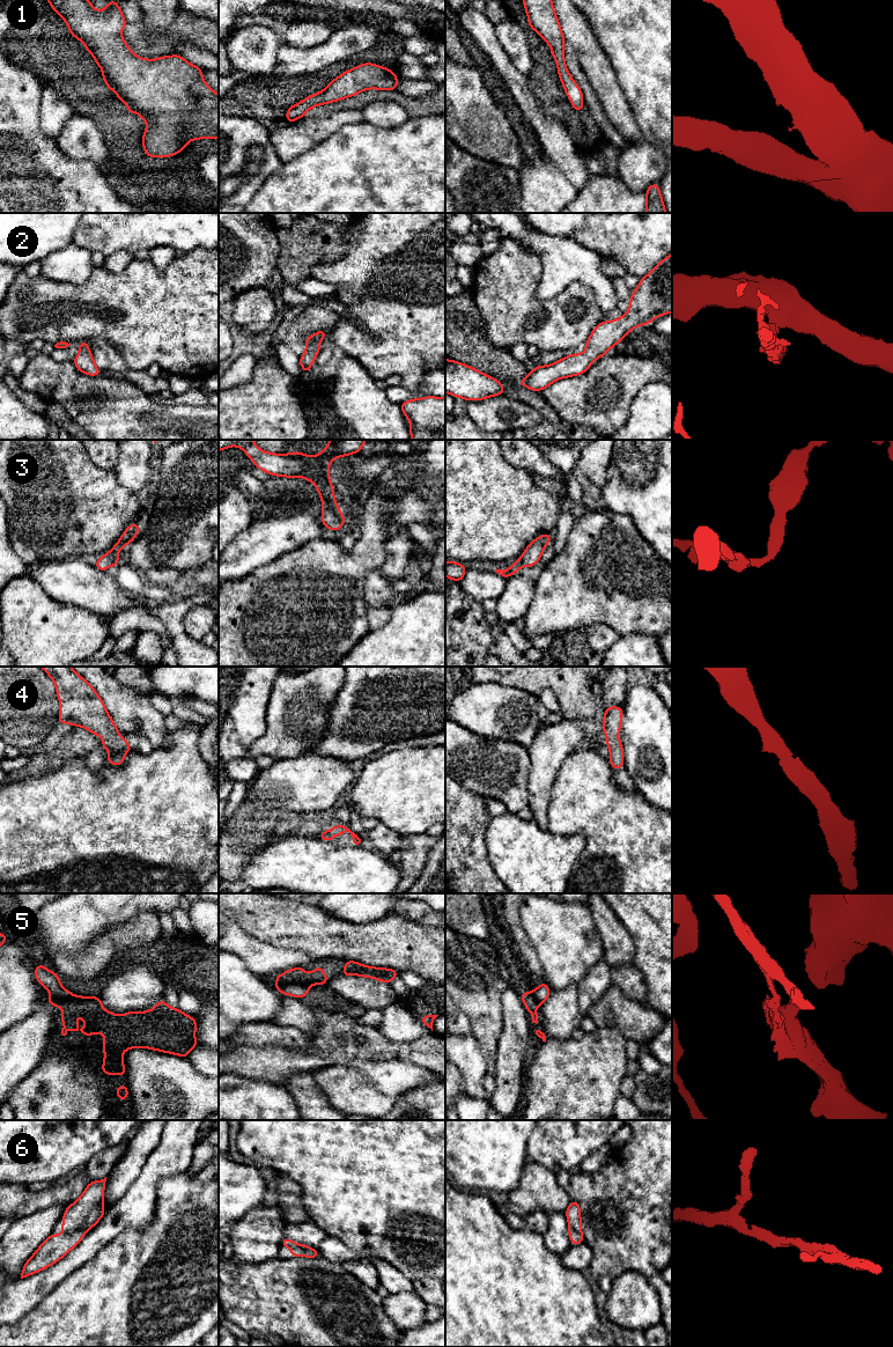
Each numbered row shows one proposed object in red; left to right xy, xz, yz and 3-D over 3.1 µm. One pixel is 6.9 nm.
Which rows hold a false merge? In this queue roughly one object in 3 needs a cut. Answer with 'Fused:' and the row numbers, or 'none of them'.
Fused: 5

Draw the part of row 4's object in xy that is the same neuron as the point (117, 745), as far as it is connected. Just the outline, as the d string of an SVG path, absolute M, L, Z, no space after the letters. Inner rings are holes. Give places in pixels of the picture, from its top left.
M40 667L53 680L57 690L58 700L60 702L59 723L68 723L74 727L83 727L94 735L103 738L101 748L105 748L110 755L106 760L113 766L120 766L125 759L125 753L133 750L124 736L119 736L120 731L113 723L108 709L96 693L94 687L76 674L71 667Z

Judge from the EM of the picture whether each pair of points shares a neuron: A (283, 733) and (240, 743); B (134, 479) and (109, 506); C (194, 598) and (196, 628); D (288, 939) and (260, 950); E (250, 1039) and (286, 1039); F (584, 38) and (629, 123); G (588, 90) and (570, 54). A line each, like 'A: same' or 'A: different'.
A: different
B: different
C: different
D: different
E: same
F: same
G: same

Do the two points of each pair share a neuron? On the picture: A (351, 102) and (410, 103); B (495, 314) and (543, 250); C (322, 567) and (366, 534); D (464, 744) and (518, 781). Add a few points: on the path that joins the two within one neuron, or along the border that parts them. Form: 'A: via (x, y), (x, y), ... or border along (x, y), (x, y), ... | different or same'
A: via (366, 96), (395, 96) | same
B: border along (534, 252), (541, 263), (541, 278), (538, 282) | different
C: via (334, 567), (341, 567), (362, 546) | same
D: via (478, 758), (486, 766), (497, 768), (504, 775) | same

